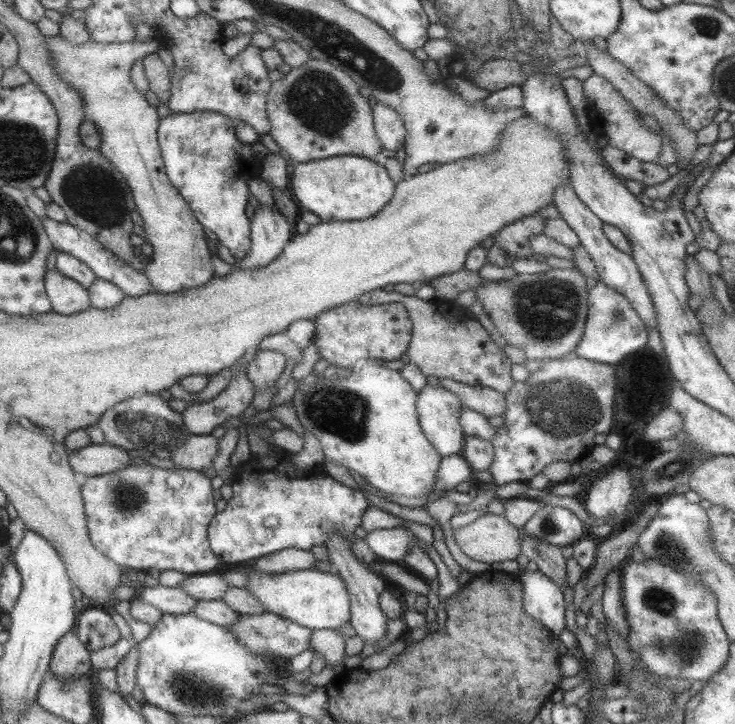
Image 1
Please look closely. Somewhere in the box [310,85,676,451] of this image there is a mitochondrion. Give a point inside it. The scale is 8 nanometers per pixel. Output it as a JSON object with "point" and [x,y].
{"point":[560,409]}

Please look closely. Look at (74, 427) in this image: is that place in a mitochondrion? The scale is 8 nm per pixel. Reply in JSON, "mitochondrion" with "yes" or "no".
{"mitochondrion":"no"}

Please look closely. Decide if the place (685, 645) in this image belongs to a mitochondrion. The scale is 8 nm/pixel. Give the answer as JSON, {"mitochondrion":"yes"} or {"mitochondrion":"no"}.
{"mitochondrion":"yes"}

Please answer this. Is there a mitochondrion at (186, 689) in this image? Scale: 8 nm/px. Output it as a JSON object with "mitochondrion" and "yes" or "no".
{"mitochondrion":"yes"}

